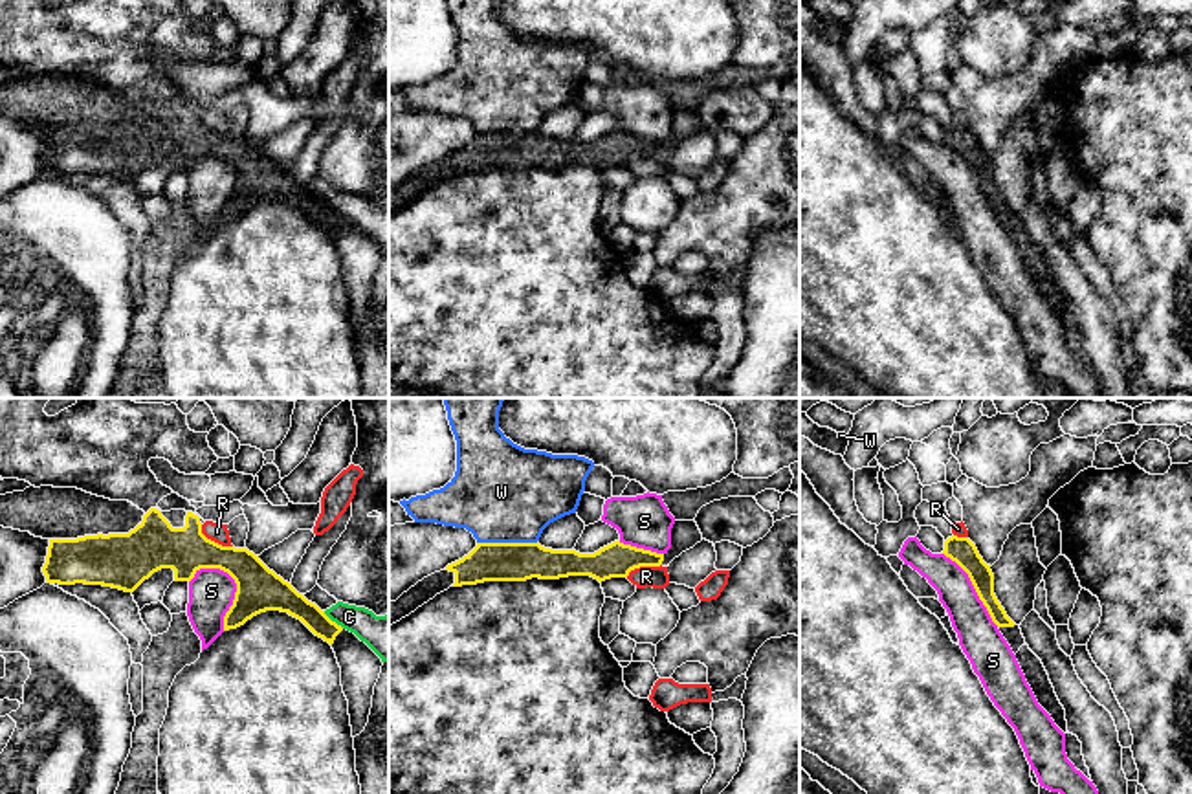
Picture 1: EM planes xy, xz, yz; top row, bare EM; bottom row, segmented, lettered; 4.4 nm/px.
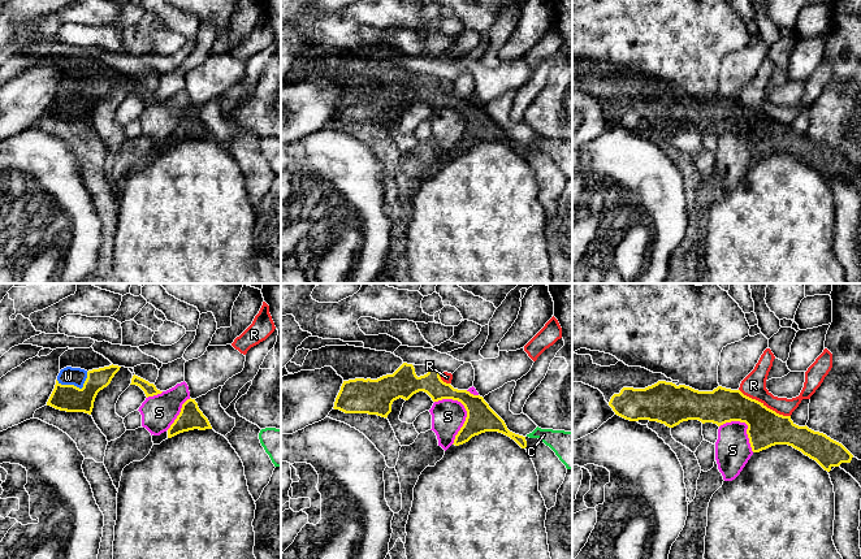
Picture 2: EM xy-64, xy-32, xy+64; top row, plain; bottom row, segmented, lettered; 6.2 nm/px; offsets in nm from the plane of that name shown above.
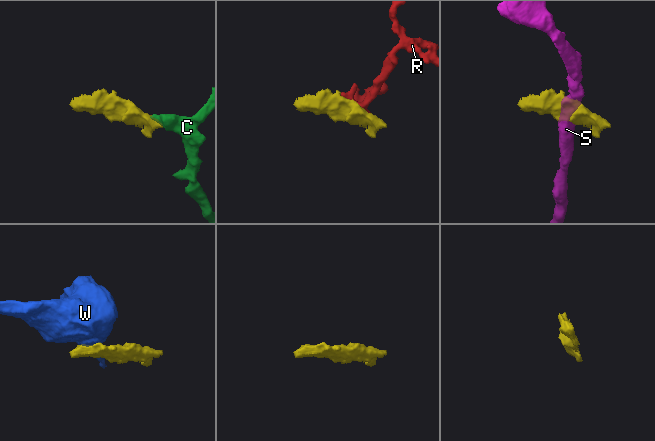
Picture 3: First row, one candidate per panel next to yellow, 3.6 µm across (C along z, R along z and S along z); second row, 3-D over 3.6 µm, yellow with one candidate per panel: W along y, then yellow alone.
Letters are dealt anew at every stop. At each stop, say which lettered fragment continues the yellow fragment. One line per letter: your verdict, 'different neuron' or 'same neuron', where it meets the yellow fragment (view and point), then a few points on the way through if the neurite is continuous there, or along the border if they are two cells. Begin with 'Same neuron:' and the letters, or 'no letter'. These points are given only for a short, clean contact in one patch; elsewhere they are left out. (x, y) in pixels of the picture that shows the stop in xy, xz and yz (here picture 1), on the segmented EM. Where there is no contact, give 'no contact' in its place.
Same neuron: no letter
C: different neuron; contact xy (334, 622); border xy (323, 611), (343, 628)
R: different neuron; contact xy (213, 541); border xy (200, 525), (208, 538), (231, 547)
S: different neuron; contact xy (237, 589)
W: different neuron; contact xz (507, 543); border xz (477, 541), (536, 543)

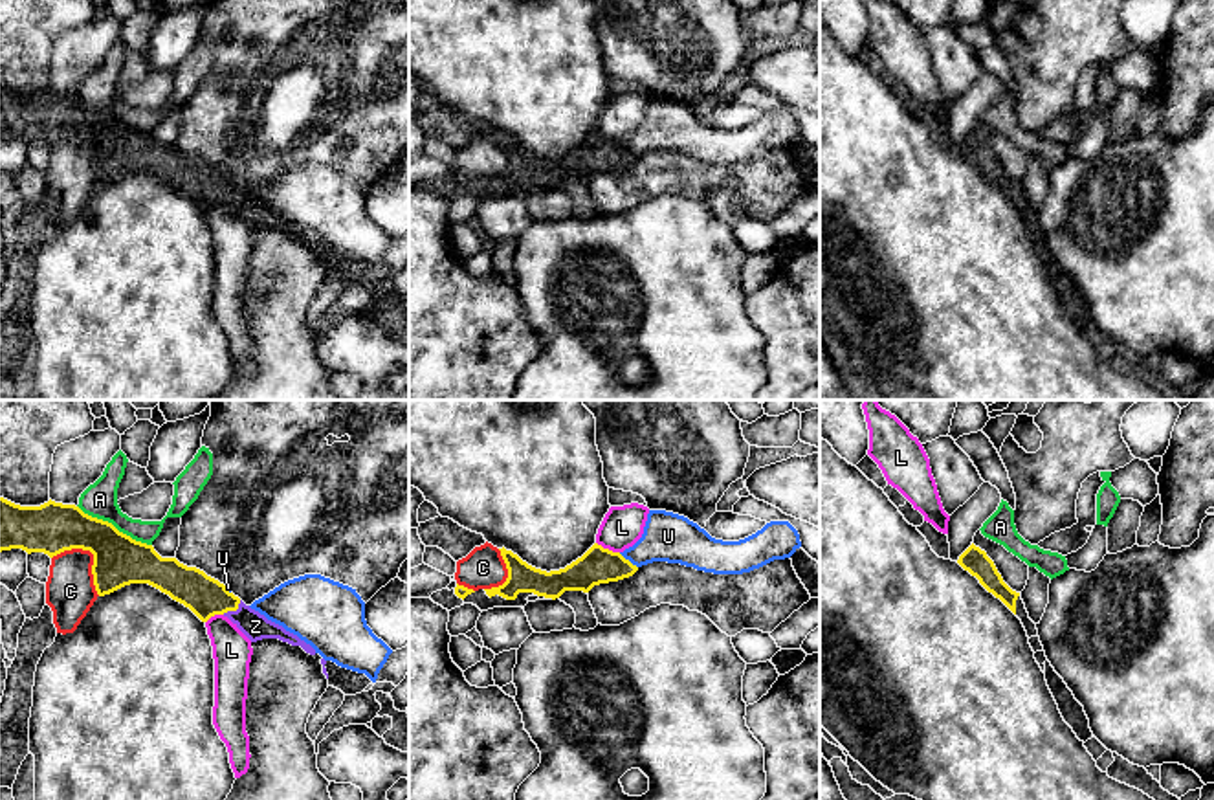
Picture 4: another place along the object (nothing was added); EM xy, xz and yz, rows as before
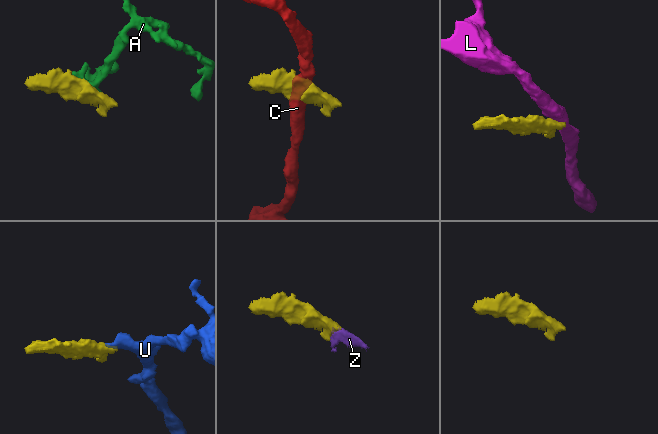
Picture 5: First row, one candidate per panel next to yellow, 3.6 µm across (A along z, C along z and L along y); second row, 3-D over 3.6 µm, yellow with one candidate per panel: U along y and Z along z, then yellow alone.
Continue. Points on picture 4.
Same neuron: Z
A: different neuron; contact xy (112, 525); border xy (77, 505), (85, 512), (107, 520), (120, 531), (151, 545)
C: different neuron; contact xy (92, 553)
L: different neuron; contact xz (607, 549); border xz (596, 542), (618, 553)
U: different neuron; contact xz (628, 560); border xz (618, 553), (637, 567)
Z: same neuron; contact xy (233, 610); way xy (206, 597), (226, 602), (233, 610), (255, 626)

